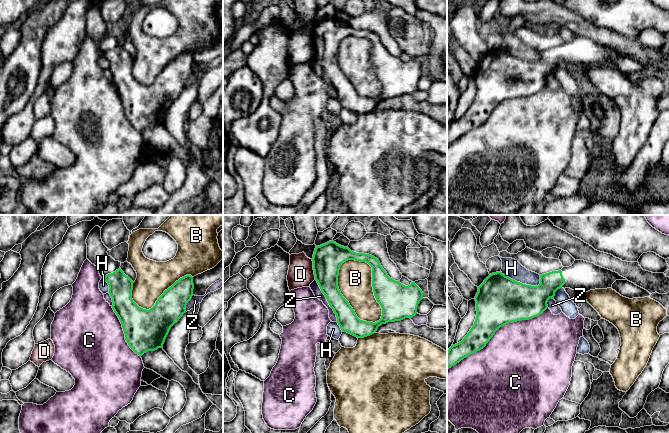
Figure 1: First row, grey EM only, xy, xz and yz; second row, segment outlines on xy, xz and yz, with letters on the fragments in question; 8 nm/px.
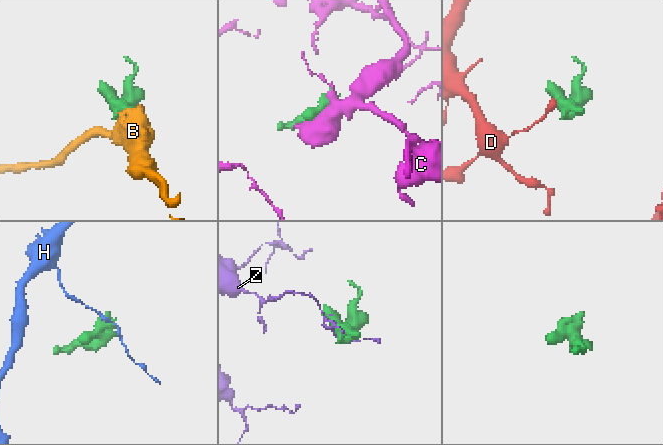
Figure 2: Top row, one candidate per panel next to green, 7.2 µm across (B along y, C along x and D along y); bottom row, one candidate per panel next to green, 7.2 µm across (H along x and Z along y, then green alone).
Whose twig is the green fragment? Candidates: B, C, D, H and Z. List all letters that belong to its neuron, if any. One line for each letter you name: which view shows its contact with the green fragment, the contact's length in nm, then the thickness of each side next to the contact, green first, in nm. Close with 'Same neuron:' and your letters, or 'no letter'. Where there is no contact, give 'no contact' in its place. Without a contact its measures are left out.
Same neuron: no letter

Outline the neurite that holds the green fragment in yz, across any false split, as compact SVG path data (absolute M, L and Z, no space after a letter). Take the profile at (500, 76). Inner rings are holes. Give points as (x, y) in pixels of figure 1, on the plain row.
M575 36L569 43L540 51L538 62L522 60L505 52L502 48L490 50L478 63L475 72L477 91L474 101L461 118L452 121L447 127L447 145L483 125L500 103L517 97L529 96L542 90L548 84L548 76L554 75L558 65L570 64L588 68L595 65L612 64L616 56L627 55L616 48L584 36Z

